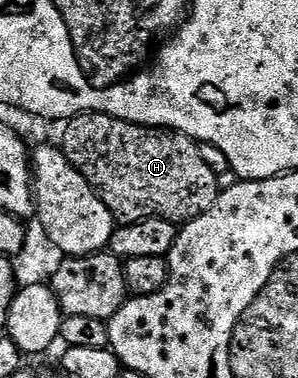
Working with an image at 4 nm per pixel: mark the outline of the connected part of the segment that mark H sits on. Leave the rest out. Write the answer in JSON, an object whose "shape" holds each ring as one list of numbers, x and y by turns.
{"shape":[[77,114,76,117,69,119,65,123,66,131,62,134,62,142,60,141,60,149,66,153,68,160,73,166,82,173,84,180,88,180,88,184,98,193,100,200,108,208,108,212,113,216,115,223,125,224,127,222,139,222,145,218,163,218,175,224,185,224,192,221,193,218,198,218,204,212,208,212,208,208,212,208,212,204,216,204,220,193,220,185,218,186,218,178,214,175,212,167,206,163,206,158,202,155,203,147,195,142,193,138,187,134,179,134,171,132,165,128,155,128,152,126,141,126,135,122,128,120,120,120,113,118,107,114]]}

